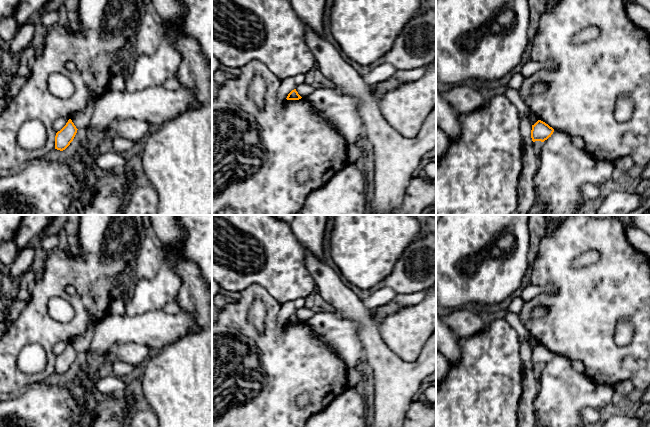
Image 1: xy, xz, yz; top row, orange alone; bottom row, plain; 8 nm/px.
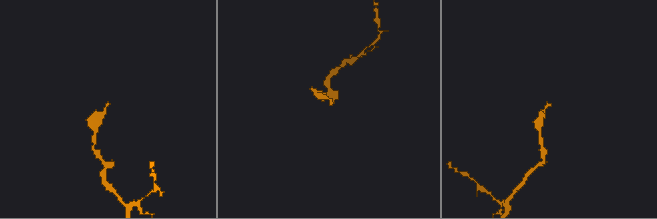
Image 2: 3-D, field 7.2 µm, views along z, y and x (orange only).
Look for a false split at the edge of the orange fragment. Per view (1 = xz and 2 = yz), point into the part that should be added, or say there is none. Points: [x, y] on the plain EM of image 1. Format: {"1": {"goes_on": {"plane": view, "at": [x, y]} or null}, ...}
{"1": {"goes_on": null}, "2": {"goes_on": null}}

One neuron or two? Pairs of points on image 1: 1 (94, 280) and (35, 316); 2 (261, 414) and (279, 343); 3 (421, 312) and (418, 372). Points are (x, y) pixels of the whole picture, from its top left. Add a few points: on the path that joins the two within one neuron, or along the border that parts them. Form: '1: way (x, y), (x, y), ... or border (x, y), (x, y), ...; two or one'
1: way (77, 279), (61, 279), (41, 299); one
2: way (261, 396), (264, 388), (279, 372), (279, 361); one
3: border (425, 343), (413, 361), (404, 361), (395, 354); two

